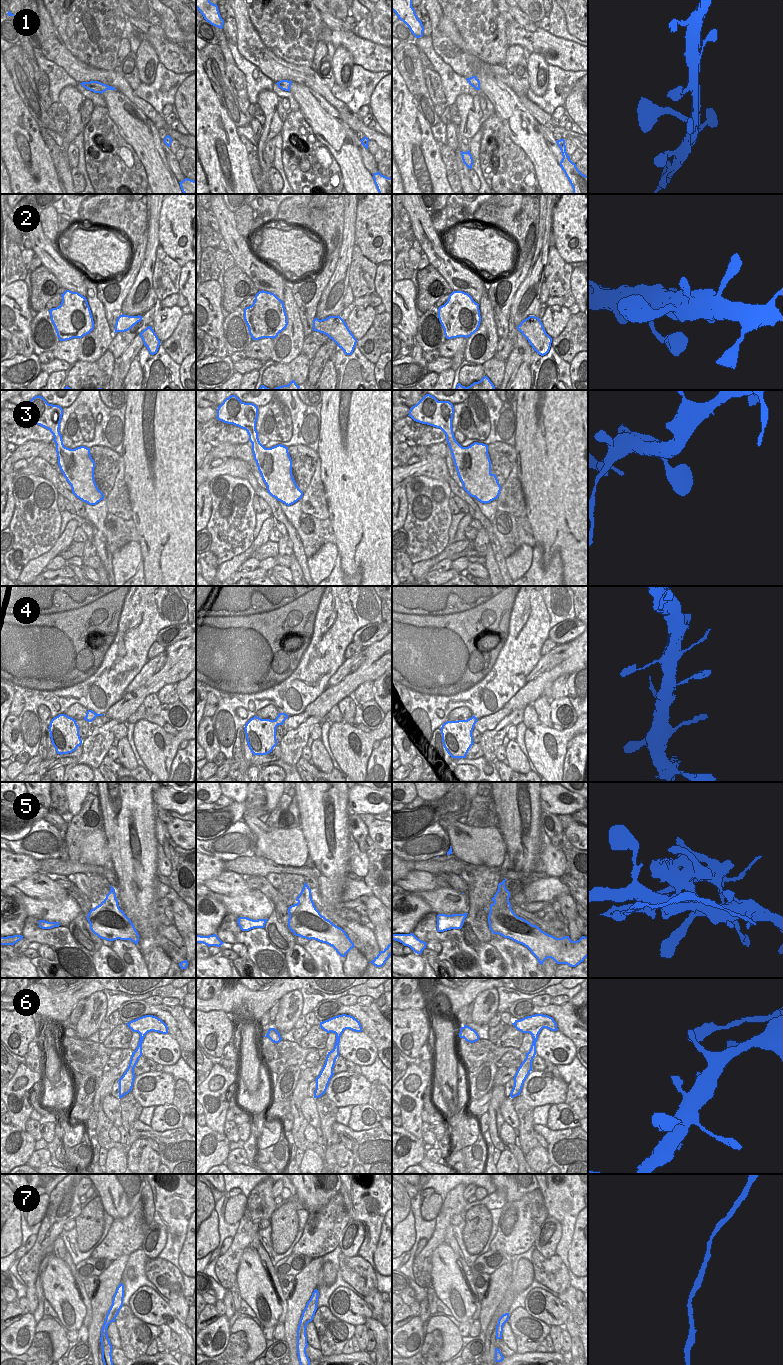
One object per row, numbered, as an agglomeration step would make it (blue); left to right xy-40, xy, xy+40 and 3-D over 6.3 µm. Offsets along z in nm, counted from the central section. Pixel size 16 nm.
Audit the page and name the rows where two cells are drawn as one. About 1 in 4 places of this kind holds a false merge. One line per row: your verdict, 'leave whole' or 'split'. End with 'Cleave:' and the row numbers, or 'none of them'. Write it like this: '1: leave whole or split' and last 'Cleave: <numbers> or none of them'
1: leave whole
2: leave whole
3: leave whole
4: leave whole
5: split
6: leave whole
7: leave whole
Cleave: 5

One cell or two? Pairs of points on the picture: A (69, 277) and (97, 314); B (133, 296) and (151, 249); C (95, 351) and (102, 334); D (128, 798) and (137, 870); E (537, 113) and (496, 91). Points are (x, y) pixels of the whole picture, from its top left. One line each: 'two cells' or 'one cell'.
A: two cells
B: one cell
C: one cell
D: one cell
E: two cells

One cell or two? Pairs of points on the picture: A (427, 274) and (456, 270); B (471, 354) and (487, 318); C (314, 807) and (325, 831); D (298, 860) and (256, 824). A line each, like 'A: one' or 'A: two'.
A: two
B: one
C: one
D: one

